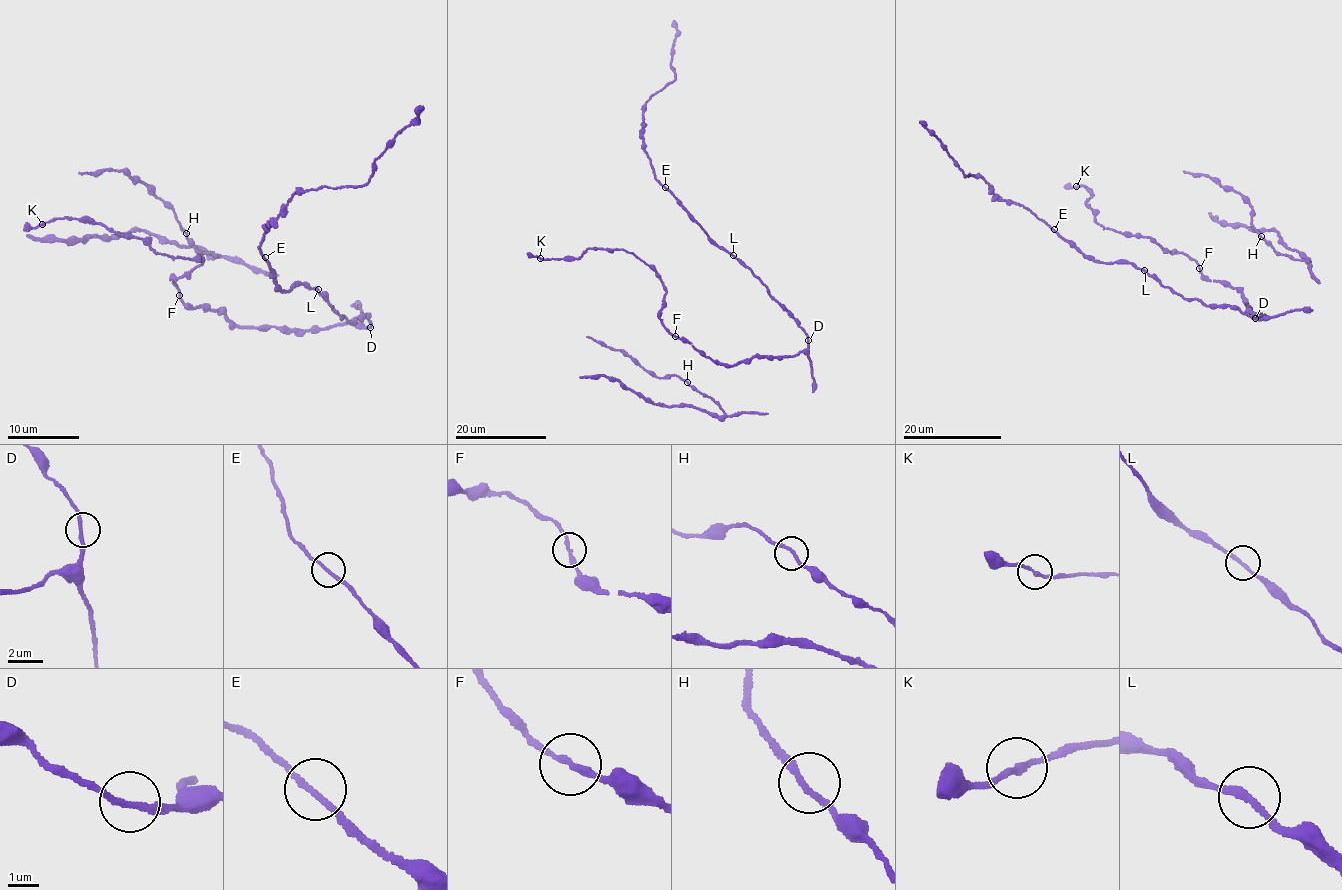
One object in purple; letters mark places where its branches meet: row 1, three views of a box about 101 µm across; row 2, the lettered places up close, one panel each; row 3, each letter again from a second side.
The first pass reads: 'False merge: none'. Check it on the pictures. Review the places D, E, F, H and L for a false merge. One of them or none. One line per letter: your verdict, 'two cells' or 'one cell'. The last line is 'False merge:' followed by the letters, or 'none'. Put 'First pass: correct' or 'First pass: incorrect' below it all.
D: one cell
E: one cell
F: one cell
H: one cell
L: one cell
False merge: none
First pass: correct

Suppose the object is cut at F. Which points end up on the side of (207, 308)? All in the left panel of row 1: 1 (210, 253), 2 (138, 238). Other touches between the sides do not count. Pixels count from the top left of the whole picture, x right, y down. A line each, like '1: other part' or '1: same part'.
1: same part
2: other part

